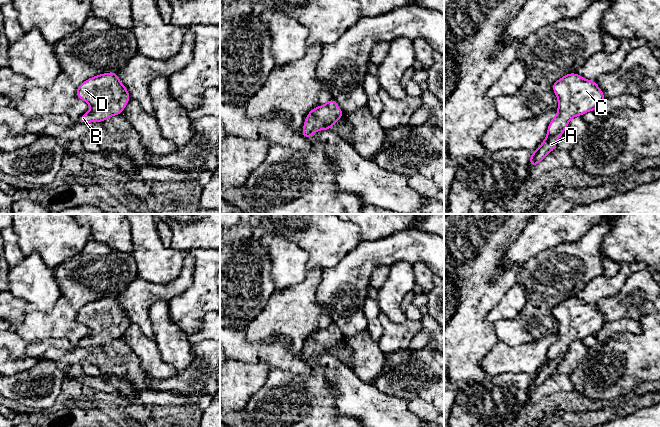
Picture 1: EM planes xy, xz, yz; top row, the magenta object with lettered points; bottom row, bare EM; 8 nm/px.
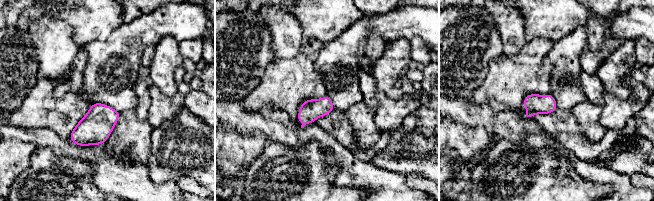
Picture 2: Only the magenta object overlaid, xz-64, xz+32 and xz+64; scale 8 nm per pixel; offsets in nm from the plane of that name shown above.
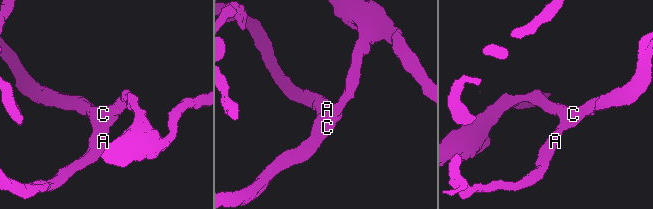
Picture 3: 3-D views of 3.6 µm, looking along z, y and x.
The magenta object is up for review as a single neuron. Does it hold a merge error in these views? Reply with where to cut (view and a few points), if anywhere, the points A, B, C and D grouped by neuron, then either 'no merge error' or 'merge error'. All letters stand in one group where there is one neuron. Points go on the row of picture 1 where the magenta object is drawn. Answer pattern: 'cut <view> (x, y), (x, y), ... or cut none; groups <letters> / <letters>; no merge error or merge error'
cut none; groups A B C D; no merge error

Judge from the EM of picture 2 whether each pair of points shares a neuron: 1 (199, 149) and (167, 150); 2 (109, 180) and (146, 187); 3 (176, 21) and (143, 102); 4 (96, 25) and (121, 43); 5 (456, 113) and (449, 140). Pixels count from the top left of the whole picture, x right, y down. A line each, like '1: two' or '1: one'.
1: one
2: one
3: two
4: two
5: two

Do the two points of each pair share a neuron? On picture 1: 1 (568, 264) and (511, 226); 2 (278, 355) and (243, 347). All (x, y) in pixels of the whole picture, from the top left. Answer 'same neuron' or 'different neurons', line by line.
1: different neurons
2: same neuron

